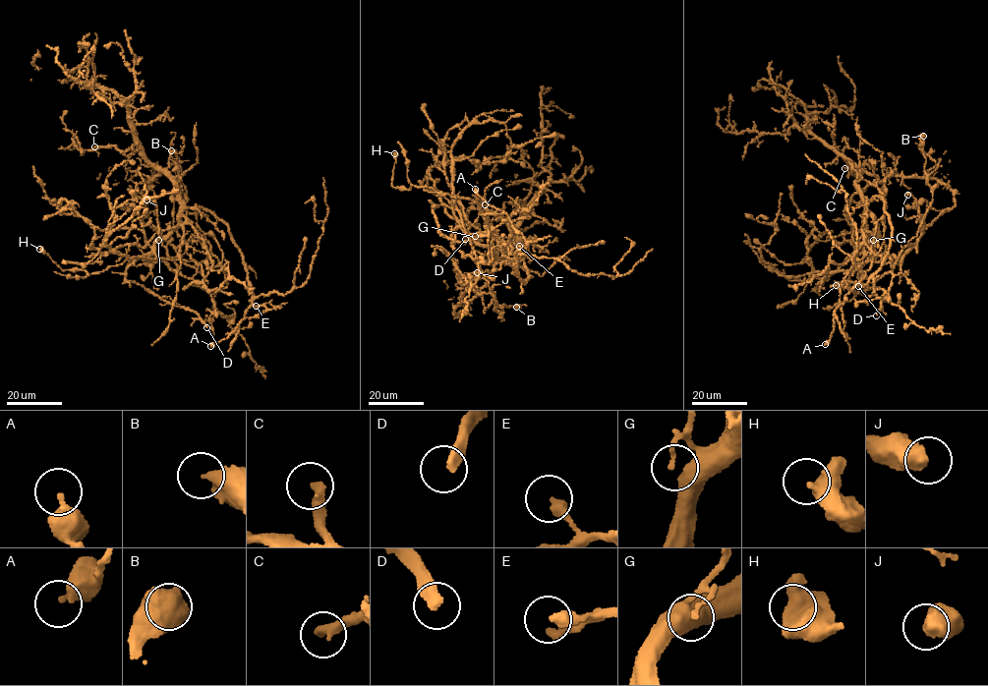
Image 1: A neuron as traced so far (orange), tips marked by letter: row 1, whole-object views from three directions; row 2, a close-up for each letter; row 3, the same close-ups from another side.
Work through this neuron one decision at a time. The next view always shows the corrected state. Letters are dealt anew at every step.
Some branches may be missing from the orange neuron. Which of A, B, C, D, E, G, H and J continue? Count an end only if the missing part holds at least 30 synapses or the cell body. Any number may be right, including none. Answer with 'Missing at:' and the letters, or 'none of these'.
Missing at: C, D

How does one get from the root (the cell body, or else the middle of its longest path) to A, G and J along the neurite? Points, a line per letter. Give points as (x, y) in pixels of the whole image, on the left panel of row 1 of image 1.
A: (180, 193), (187, 207), (205, 208), (228, 226), (253, 304), (266, 310), (244, 318), (228, 337), (210, 346)
G: (180, 193), (179, 223), (158, 240)
J: (180, 193), (179, 223), (155, 254), (192, 277), (199, 264), (171, 258), (142, 220), (133, 202), (146, 200)

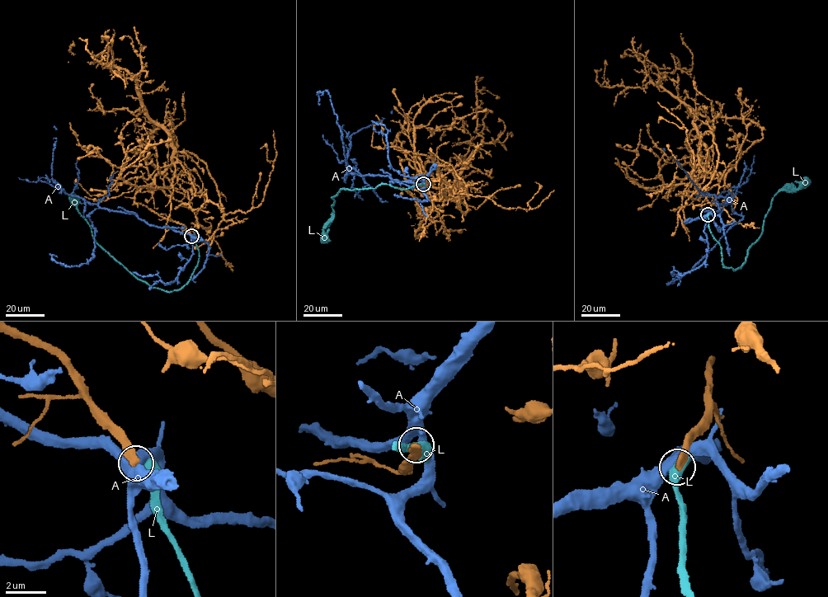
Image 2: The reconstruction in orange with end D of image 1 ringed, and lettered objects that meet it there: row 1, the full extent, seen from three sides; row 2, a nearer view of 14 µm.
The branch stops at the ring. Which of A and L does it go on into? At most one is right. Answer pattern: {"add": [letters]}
{"add": []}

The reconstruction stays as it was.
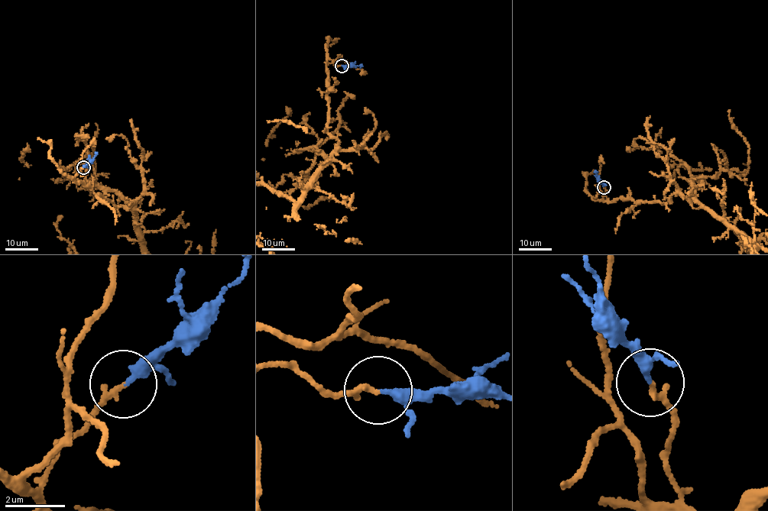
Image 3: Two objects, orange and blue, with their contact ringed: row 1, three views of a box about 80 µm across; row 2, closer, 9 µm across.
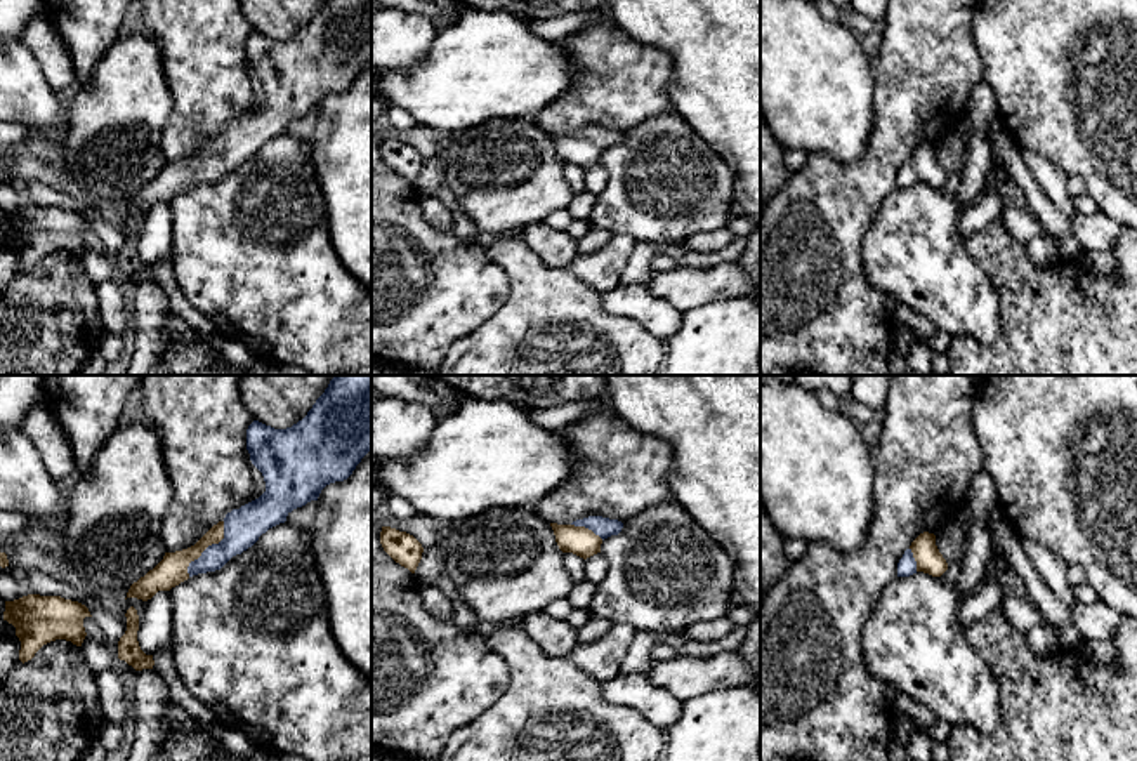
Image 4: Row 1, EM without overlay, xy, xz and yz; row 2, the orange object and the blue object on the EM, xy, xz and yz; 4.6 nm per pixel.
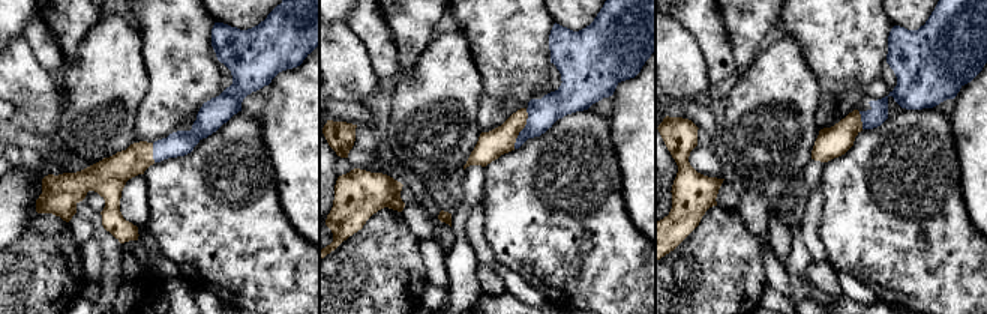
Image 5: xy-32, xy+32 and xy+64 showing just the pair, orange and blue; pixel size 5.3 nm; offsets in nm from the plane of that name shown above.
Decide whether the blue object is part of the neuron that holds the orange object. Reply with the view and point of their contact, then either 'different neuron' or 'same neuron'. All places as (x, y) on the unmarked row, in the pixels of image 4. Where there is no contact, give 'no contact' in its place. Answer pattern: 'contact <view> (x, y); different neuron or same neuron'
contact xy (207, 157); same neuron

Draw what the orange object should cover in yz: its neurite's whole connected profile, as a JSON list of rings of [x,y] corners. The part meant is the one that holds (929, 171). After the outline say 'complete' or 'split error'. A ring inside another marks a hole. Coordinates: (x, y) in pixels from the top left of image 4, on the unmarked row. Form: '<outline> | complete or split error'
[[[923,142],[904,162],[897,174],[897,188],[910,188],[917,182],[941,188],[948,181],[948,174],[936,156],[936,146]]] | split error

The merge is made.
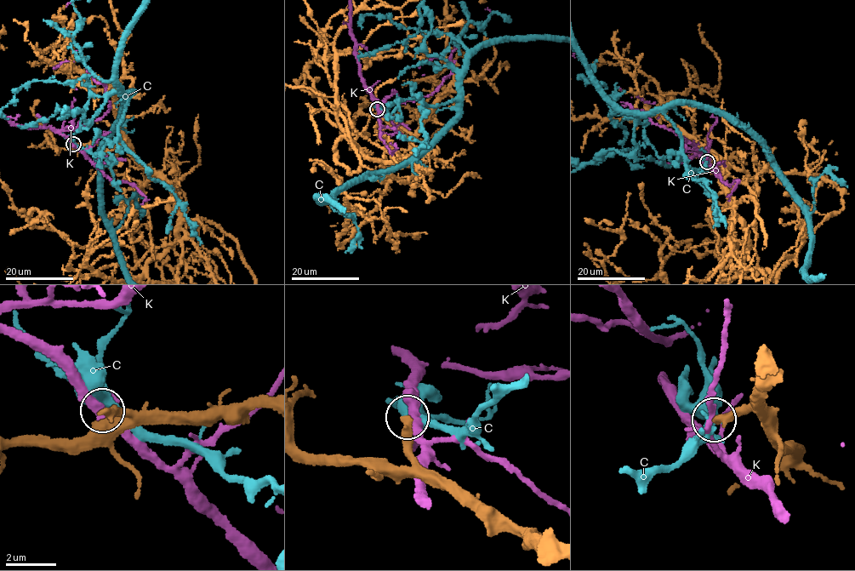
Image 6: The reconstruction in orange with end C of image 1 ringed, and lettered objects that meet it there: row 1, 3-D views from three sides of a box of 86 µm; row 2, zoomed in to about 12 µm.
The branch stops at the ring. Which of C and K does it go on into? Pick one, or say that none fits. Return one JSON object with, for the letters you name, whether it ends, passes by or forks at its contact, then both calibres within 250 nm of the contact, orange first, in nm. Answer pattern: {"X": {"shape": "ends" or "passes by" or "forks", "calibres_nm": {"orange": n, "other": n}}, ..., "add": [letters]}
{"add": []}

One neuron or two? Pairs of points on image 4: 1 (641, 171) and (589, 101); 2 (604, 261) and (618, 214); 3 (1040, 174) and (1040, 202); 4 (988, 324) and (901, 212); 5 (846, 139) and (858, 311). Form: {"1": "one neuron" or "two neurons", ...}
{"1": "two neurons", "2": "two neurons", "3": "two neurons", "4": "one neuron", "5": "two neurons"}

